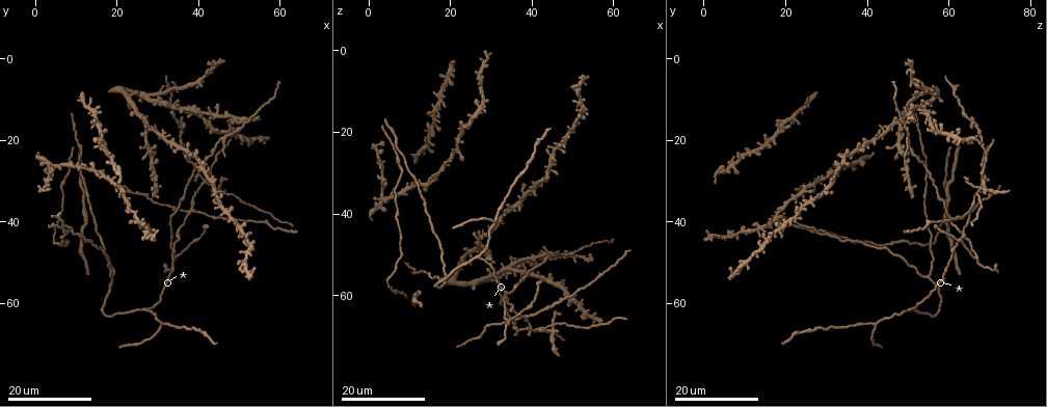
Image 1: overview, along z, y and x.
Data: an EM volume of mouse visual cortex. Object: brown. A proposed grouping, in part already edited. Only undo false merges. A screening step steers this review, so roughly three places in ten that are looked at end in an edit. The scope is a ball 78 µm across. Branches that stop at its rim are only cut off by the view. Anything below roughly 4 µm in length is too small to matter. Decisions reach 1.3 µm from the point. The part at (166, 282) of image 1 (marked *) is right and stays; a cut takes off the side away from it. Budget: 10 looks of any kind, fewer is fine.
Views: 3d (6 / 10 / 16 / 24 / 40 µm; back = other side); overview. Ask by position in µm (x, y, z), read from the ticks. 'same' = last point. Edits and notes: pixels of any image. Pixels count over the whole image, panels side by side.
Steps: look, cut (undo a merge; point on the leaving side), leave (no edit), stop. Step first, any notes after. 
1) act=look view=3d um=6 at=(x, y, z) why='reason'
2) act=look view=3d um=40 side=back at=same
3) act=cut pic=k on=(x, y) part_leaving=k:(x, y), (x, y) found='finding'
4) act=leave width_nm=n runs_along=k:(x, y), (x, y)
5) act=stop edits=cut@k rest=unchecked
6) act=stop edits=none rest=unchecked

act=look view=3d um=24 at=(41.5, 30.5, 68.5) why='four or more arms meet'

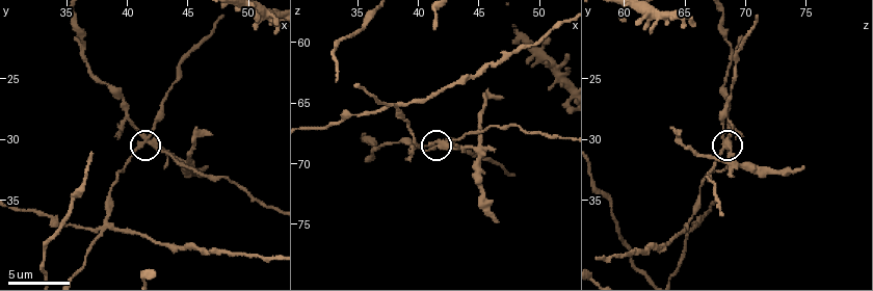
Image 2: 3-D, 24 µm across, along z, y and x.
act=look view=3d um=10 at=same

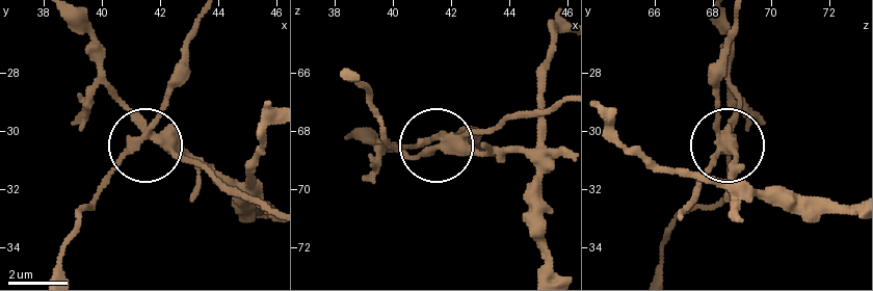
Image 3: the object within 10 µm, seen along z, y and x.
act=cut pic=3 on=(124, 108) part_leaving=3:(152, 138), (70, 21) found='a second neuron is stuck on'

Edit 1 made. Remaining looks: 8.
act=look view=overview

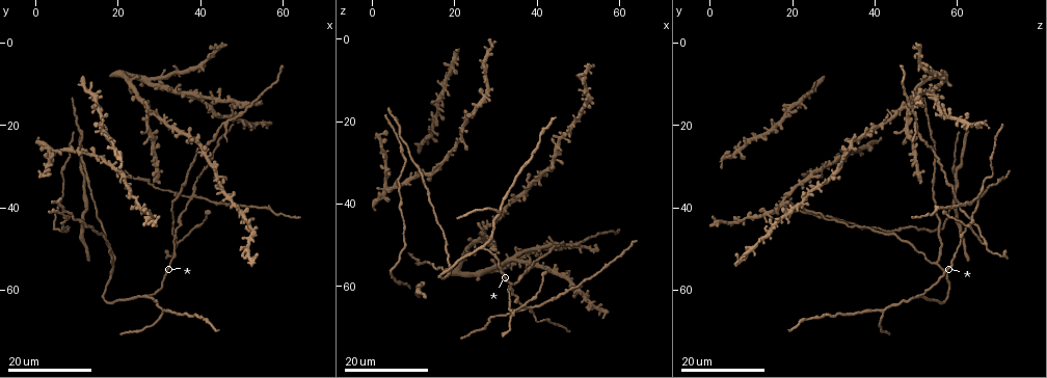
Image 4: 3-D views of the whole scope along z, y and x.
act=look view=3d um=16 at=(33.5, 42.5, 63.0) why='two arms in line, one across'

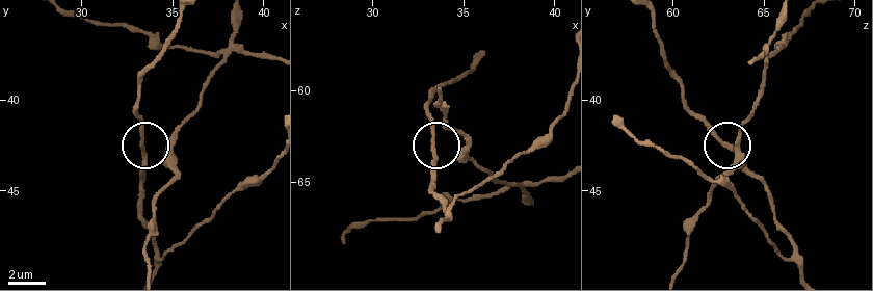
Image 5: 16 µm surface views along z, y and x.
act=look view=3d um=10 at=(33.4, 42.8, 63.3) why='zoom in'

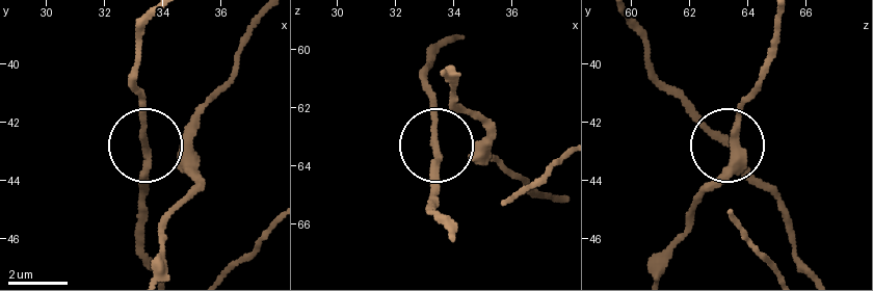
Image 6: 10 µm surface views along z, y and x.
act=look view=3d um=6 at=(33.4, 42.7, 63.3)

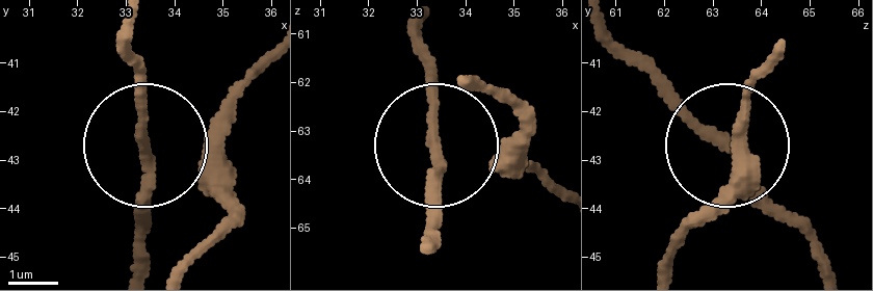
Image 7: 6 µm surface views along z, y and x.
act=leave width_nm=170 found='one neuron here'

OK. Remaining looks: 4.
act=look view=3d um=16 at=(18.5, 53.5, 54.5) why='side arm on a straight run'

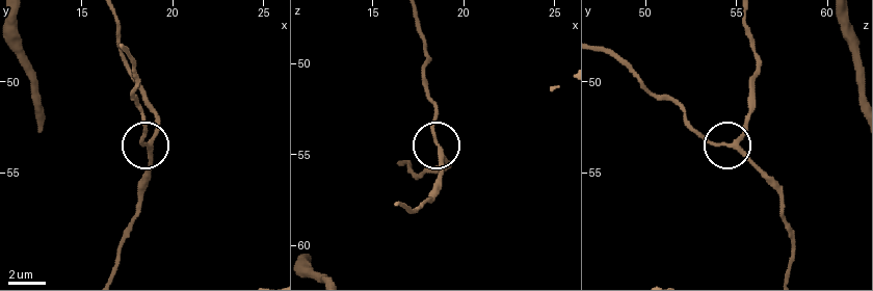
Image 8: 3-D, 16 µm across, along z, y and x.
act=look view=3d um=10 at=(18.6, 53.5, 54.6)

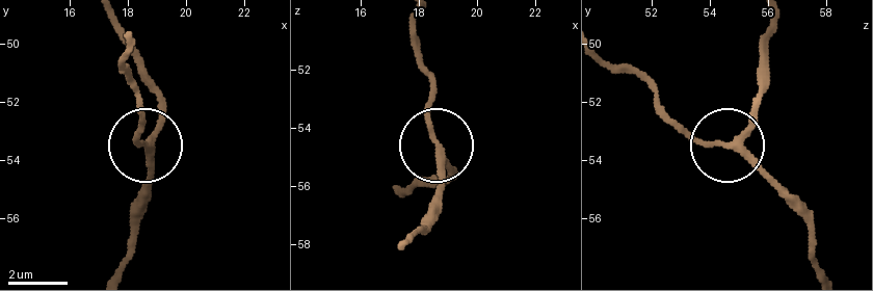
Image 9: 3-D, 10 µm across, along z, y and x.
act=leave arms=3 found='continuous, no second neuron'

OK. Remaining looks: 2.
act=look view=3d um=16 at=(51.0, 16.5, 48.5) why='four or more arms meet'

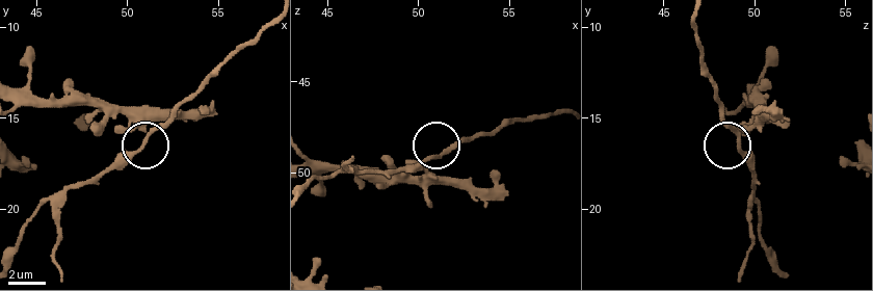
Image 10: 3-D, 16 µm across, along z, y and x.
act=look view=3d um=10 at=(51.1, 16.1, 49.1)

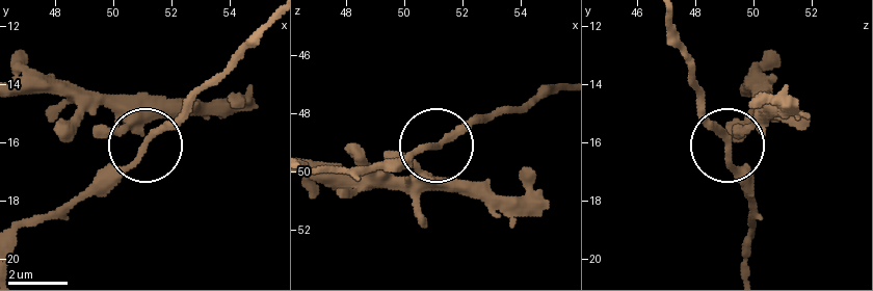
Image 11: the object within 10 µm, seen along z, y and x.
act=leave arms=4 runs_along=11:(21, 227), (65, 214), (103, 187), (197, 93) found='continuous, no second neuron'

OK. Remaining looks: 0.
act=stop edits=cut@3 rest=unchecked

